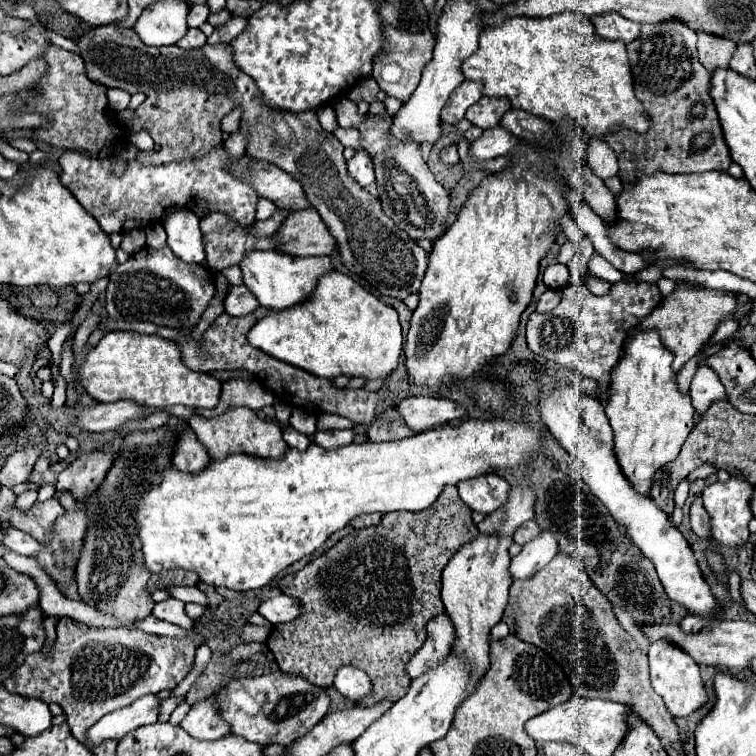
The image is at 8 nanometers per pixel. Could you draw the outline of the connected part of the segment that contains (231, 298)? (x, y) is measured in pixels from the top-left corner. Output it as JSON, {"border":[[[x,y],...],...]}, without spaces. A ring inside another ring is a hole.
{"border":[[[243,284],[229,286],[223,304],[225,304],[225,312],[231,316],[247,316],[259,308],[257,298],[253,294],[249,294],[247,286],[243,286]]]}

